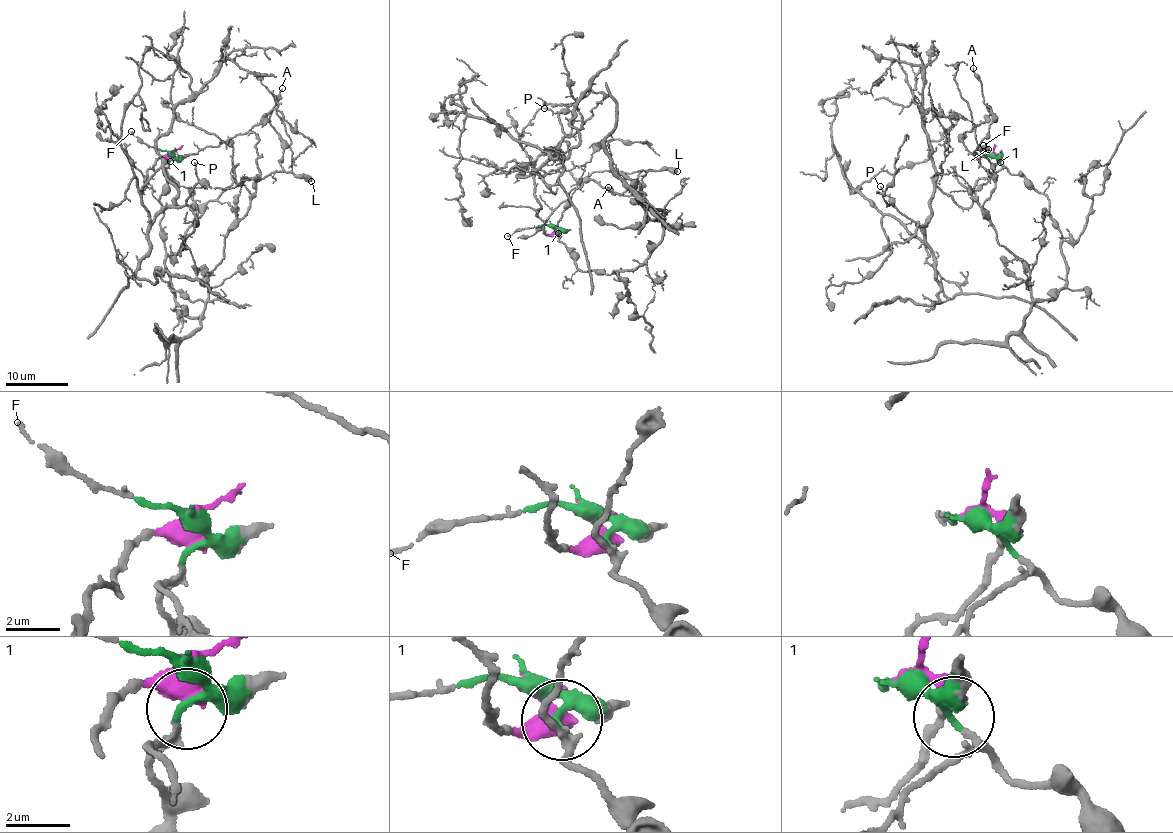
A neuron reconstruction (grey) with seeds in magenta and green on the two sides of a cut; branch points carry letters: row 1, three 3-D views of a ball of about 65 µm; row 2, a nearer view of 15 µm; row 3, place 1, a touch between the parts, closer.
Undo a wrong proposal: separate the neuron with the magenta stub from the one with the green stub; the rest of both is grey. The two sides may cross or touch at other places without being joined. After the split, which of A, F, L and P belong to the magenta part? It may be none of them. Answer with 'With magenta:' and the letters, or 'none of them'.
With magenta: P

